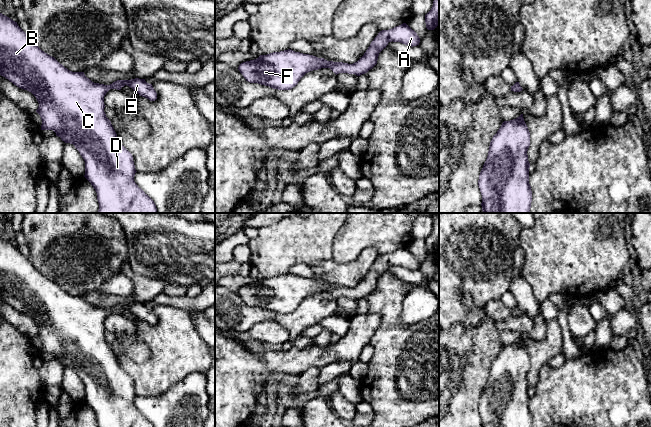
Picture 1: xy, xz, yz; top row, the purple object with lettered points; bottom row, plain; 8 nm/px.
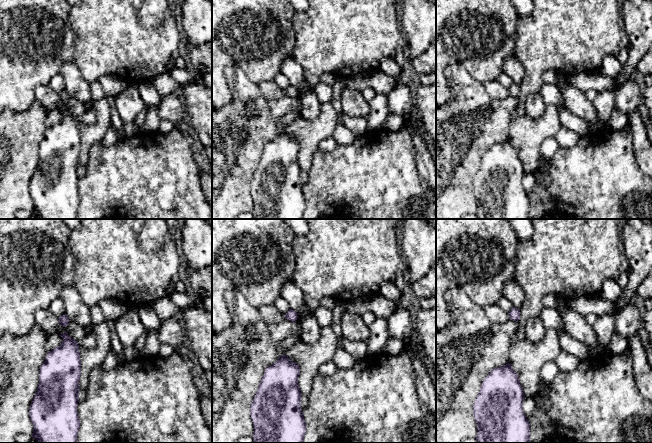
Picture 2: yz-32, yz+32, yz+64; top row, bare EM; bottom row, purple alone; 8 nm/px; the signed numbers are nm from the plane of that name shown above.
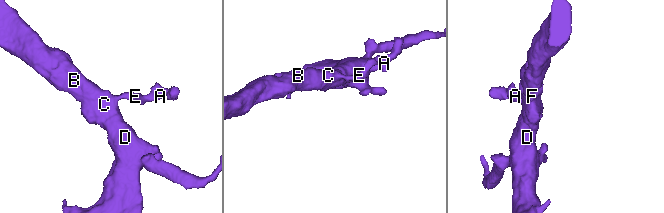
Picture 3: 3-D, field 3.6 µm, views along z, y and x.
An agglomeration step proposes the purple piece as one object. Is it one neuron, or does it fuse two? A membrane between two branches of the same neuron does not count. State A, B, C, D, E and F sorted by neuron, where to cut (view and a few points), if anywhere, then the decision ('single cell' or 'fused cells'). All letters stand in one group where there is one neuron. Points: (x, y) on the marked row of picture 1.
A B C D E F; no cut; single cell

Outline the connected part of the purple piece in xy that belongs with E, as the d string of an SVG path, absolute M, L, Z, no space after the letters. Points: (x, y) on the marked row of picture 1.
M0 13L0 75L17 87L31 92L39 106L36 112L42 120L41 130L53 130L65 143L75 146L85 161L84 177L97 193L99 210L97 213L157 213L154 201L134 181L135 169L132 154L121 144L117 134L104 112L104 96L110 89L121 90L125 85L140 96L155 101L157 93L152 84L145 79L117 80L110 85L92 82L84 72L72 72L60 64L54 57L42 51L17 24Z

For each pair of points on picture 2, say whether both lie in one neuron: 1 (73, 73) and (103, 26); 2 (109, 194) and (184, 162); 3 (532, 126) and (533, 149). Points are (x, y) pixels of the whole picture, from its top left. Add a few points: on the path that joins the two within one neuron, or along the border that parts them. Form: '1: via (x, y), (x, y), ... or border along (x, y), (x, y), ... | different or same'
1: border along (74, 61), (82, 77), (89, 84) | different
2: via (128, 178), (153, 176), (165, 164) | same
3: via (532, 132), (532, 143) | same

